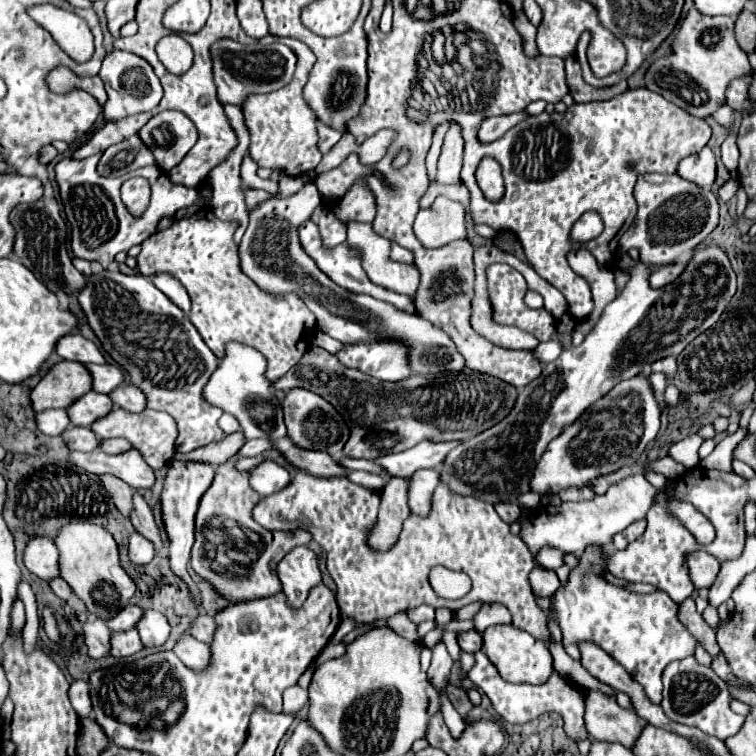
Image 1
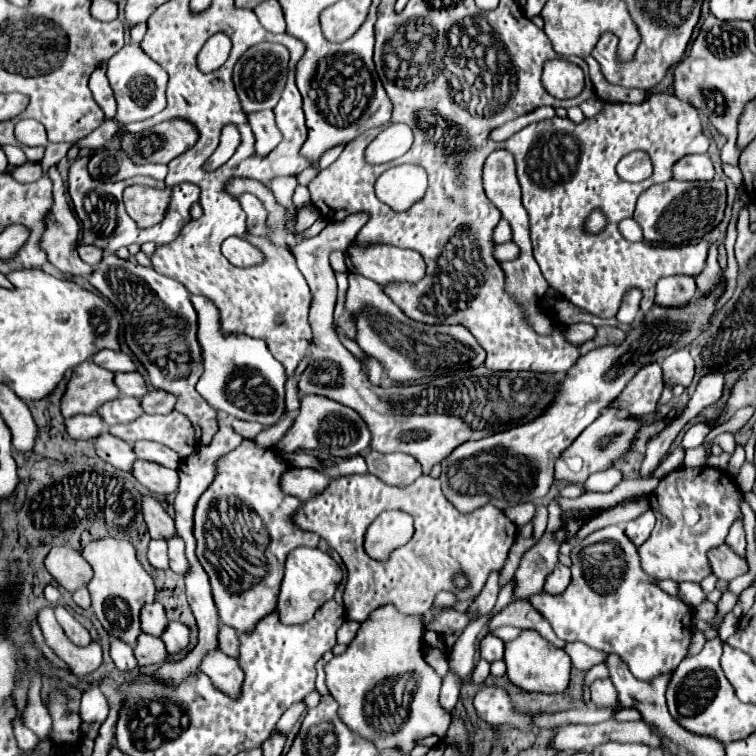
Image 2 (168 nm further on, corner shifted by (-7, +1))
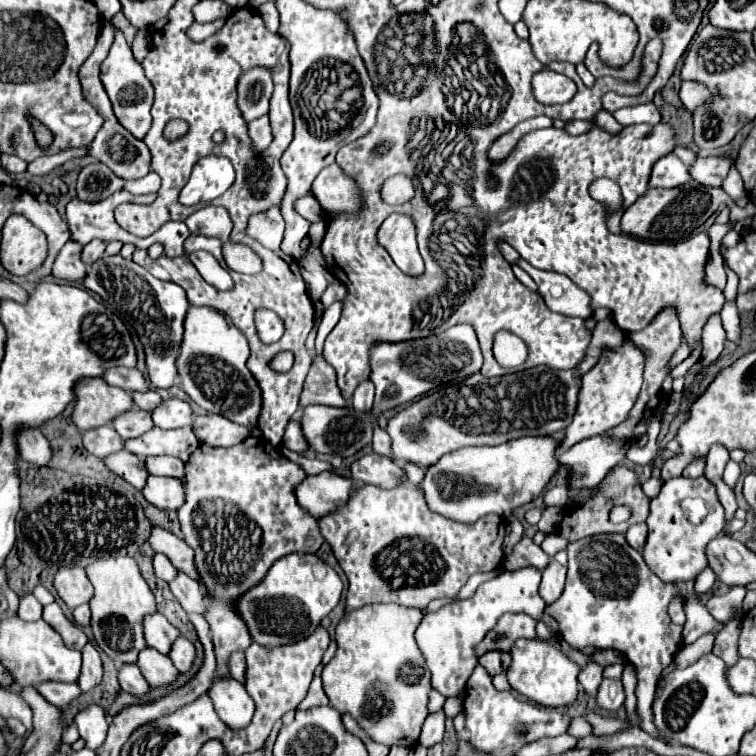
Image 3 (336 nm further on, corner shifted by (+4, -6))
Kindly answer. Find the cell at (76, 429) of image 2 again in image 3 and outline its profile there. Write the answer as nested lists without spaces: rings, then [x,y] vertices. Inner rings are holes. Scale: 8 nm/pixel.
[[[105,425],[105,427],[85,431],[83,433],[83,443],[85,443],[85,449],[89,453],[105,459],[111,453],[123,451],[125,439],[121,439],[121,435],[113,429],[113,425]]]

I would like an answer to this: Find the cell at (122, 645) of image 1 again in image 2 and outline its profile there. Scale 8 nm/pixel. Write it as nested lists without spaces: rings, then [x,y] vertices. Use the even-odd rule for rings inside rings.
[[[140,634],[134,646],[134,654],[138,660],[138,666],[150,666],[166,660],[166,648],[160,638],[152,638],[148,634]]]

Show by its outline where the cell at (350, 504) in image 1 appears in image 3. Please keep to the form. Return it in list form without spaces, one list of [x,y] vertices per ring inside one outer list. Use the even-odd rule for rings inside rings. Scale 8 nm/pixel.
[[[411,483],[387,491],[375,485],[361,485],[345,507],[339,507],[331,515],[319,519],[319,529],[349,579],[347,611],[365,607],[369,603],[399,603],[405,607],[425,609],[433,599],[453,599],[473,573],[493,571],[503,561],[505,523],[499,515],[485,515],[473,525],[445,519],[443,515],[429,511],[423,491]],[[351,531],[359,533],[357,541],[353,543],[347,541]]]

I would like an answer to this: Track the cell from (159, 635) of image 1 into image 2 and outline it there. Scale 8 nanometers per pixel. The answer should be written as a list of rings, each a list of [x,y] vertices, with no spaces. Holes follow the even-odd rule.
[[[168,622],[168,630],[164,630],[164,634],[160,636],[166,650],[172,654],[172,652],[178,652],[182,648],[188,646],[188,628],[180,622]]]

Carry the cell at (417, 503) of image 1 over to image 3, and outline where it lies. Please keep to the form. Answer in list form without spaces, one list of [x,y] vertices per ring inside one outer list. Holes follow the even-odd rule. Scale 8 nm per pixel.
[[[405,462],[403,469],[408,477],[408,481],[416,486],[419,486],[418,483],[423,479],[425,470],[411,462]]]

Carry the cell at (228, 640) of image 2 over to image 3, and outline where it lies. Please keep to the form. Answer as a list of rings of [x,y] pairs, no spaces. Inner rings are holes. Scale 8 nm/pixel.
[[[241,651],[231,655],[229,667],[231,667],[231,677],[237,679],[237,681],[243,681],[243,683],[245,683],[245,655],[243,655]]]

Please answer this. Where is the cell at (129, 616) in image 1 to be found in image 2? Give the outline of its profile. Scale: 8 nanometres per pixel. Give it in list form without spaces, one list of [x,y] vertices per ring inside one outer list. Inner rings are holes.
[[[152,602],[140,610],[140,626],[142,626],[142,632],[146,634],[160,636],[162,630],[166,628],[166,622],[168,620],[166,620],[164,608],[158,602]]]

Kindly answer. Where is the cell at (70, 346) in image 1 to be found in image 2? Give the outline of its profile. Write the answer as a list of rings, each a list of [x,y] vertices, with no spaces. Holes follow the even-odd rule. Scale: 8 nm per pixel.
[[[98,350],[92,356],[92,362],[98,364],[100,368],[106,368],[110,372],[132,372],[136,370],[136,362],[122,354],[122,352],[114,352],[114,350]]]

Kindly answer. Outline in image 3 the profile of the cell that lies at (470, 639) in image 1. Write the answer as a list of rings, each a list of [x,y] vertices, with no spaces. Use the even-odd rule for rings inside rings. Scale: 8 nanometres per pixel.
[[[489,651],[483,657],[479,657],[479,663],[487,669],[487,673],[493,677],[497,673],[505,673],[511,665],[511,655],[509,653],[501,653],[501,651]]]

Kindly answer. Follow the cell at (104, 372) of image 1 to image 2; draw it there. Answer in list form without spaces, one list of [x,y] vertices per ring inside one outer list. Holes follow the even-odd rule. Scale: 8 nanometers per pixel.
[[[118,372],[118,374],[114,374],[114,382],[116,382],[120,394],[124,394],[124,396],[142,398],[148,392],[148,386],[140,372]]]

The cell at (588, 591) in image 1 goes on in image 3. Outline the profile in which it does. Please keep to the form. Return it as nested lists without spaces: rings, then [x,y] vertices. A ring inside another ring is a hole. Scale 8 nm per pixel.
[[[603,533],[603,535],[593,535],[575,543],[569,543],[567,547],[569,553],[569,571],[567,571],[567,585],[563,595],[547,605],[543,613],[543,623],[555,633],[563,637],[573,647],[585,647],[585,645],[595,645],[601,649],[615,649],[619,653],[625,653],[623,657],[635,665],[637,669],[637,711],[641,717],[641,727],[653,737],[661,737],[657,727],[653,725],[651,719],[651,703],[655,697],[657,681],[661,677],[661,671],[673,661],[673,655],[681,647],[681,627],[675,625],[669,615],[667,607],[669,603],[681,593],[681,589],[675,583],[665,583],[661,581],[655,573],[651,573],[645,565],[645,559],[641,557],[639,551],[635,551],[627,541],[625,535],[619,533]]]

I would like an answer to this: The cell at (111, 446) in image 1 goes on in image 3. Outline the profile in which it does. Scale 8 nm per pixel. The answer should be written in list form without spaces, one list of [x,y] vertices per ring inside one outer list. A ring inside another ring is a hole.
[[[167,455],[147,457],[145,465],[151,475],[165,475],[165,477],[177,477],[177,479],[185,477],[185,463],[181,463],[175,457],[167,457]]]

